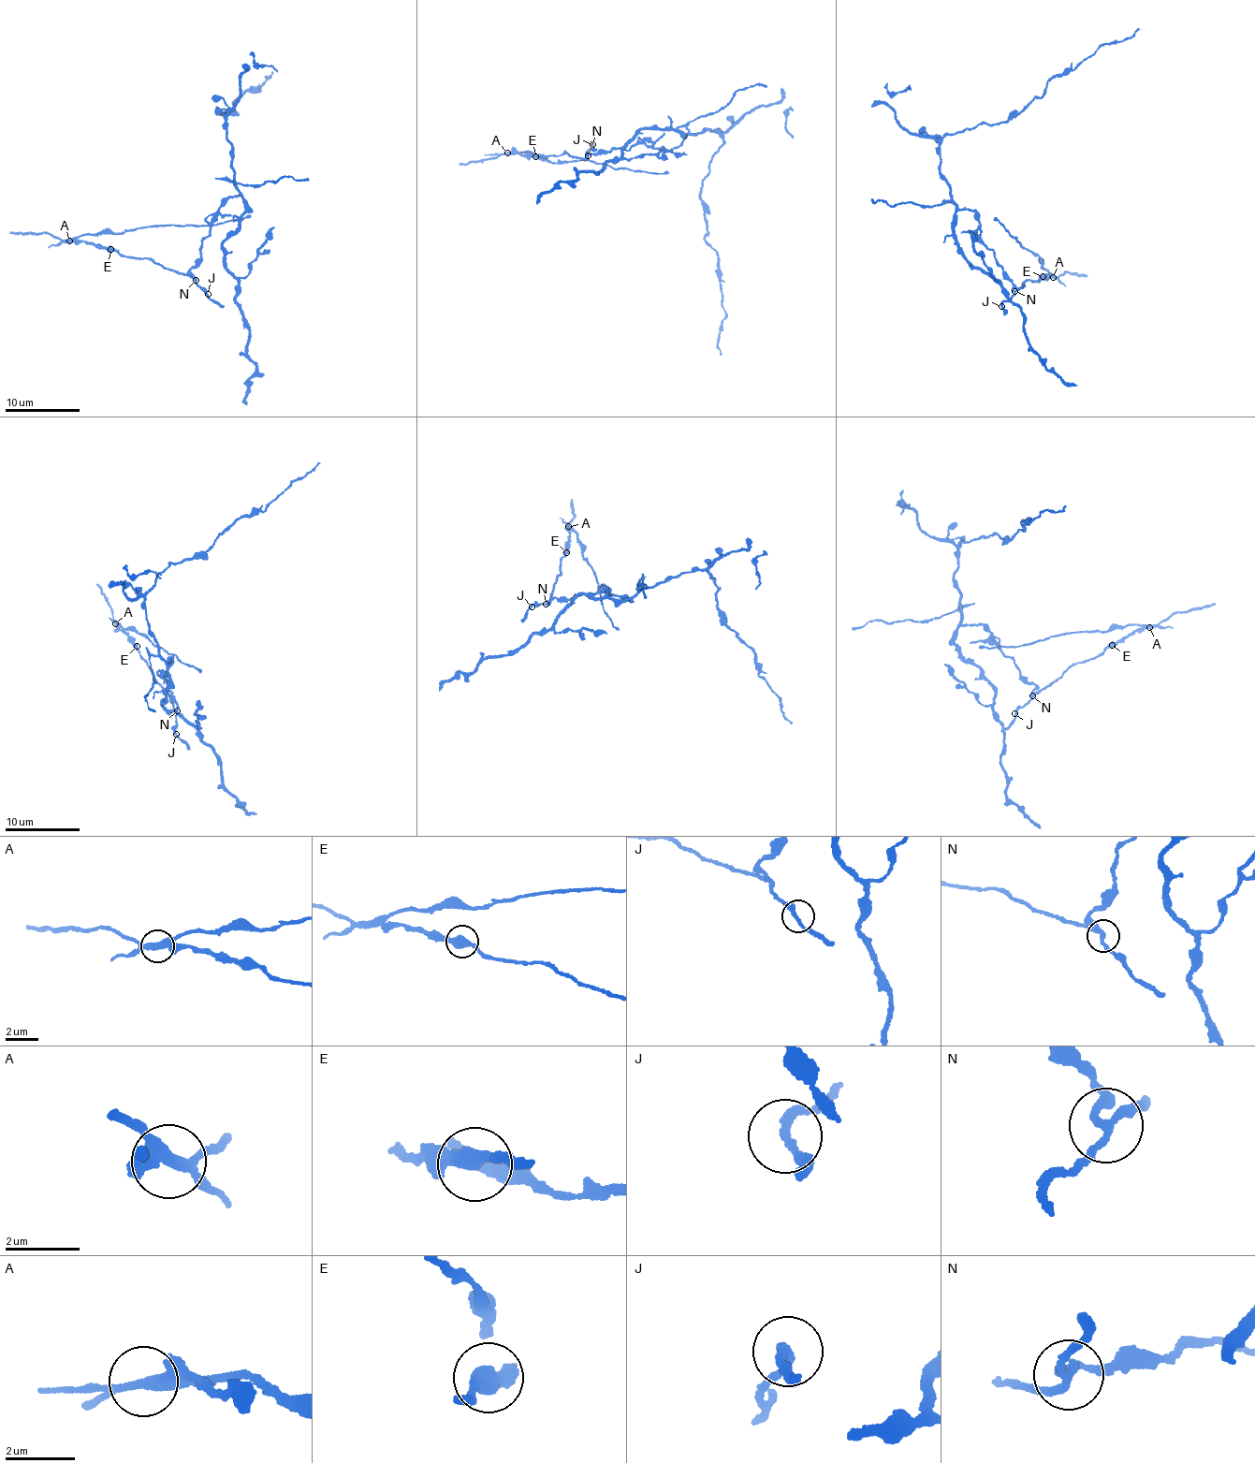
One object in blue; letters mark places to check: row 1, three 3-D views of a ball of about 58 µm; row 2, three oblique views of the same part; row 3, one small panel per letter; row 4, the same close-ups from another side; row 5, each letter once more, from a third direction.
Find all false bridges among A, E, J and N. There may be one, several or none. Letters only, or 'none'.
A, N

